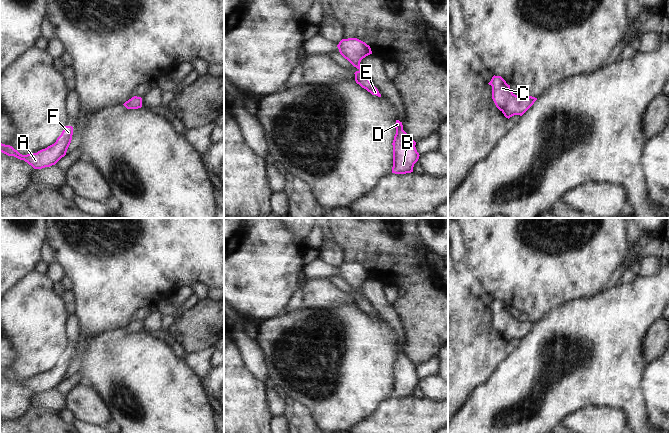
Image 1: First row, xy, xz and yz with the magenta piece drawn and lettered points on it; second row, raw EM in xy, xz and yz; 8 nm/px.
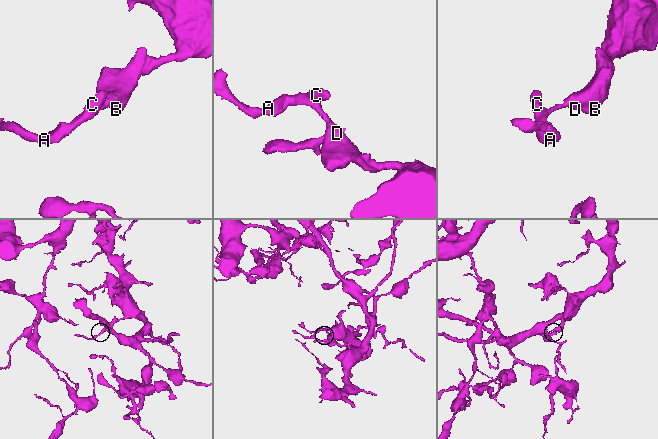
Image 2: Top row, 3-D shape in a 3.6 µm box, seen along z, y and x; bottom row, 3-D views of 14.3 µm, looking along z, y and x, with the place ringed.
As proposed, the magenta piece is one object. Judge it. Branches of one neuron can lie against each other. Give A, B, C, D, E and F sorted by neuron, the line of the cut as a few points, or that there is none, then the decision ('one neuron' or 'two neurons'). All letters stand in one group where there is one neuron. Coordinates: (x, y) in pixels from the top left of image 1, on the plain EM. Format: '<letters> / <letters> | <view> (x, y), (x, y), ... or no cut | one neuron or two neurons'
A B C D E F | no cut | one neuron

